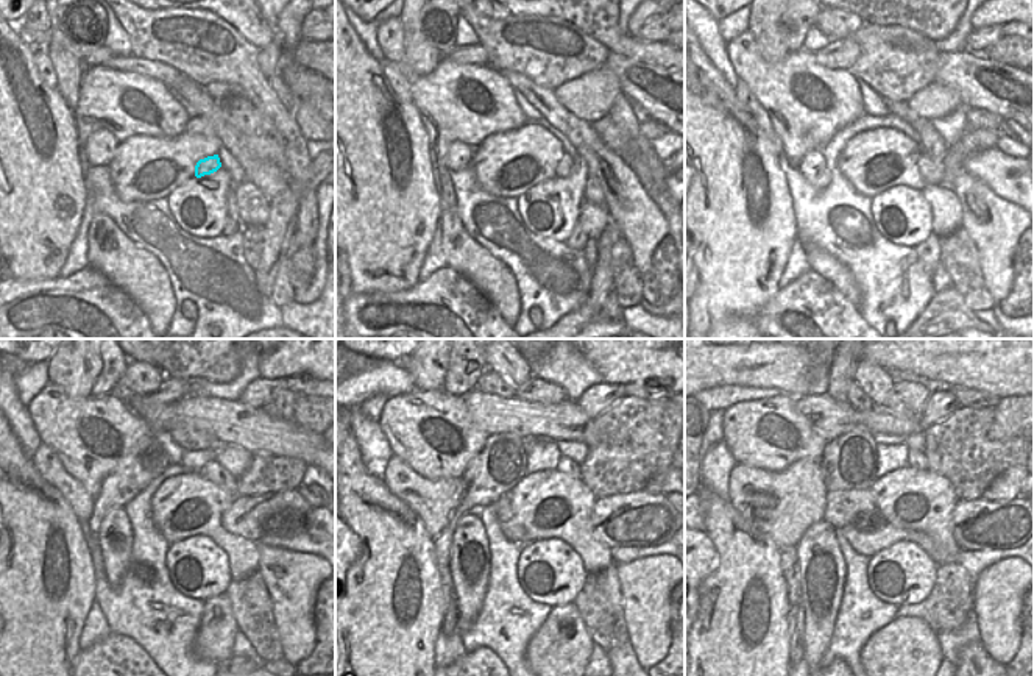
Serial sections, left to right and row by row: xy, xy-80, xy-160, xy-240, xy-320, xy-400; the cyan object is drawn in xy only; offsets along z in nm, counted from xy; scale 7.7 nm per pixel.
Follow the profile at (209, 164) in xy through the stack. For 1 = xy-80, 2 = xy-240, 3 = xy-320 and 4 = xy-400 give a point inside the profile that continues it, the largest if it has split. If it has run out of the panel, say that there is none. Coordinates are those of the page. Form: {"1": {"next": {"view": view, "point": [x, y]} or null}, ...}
{"1": {"next": {"view": "xy-80", "point": [565, 164]}}, "2": {"next": {"view": "xy-240", "point": [273, 515]}}, "3": {"next": {"view": "xy-320", "point": [629, 520]}}, "4": {"next": {"view": "xy-400", "point": [978, 523]}}}

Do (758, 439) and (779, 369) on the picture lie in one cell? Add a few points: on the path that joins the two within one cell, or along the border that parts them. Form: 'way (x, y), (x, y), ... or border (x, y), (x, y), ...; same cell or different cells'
border (785, 392), (794, 397); different cells

